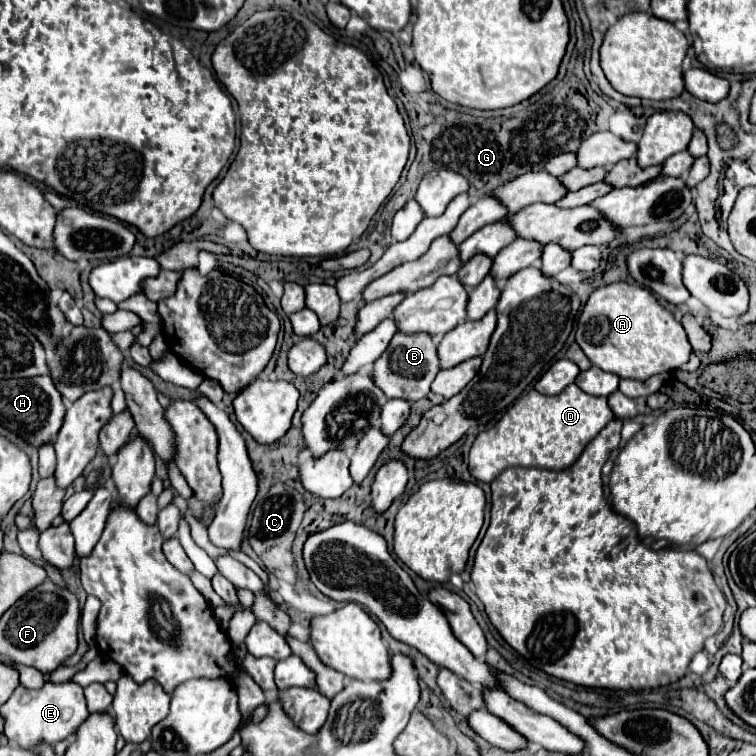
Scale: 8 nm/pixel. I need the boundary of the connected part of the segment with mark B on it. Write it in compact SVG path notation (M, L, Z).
M396 332L390 340L390 346L384 350L384 354L374 362L374 382L378 388L384 390L388 398L404 398L408 402L416 402L424 398L430 392L430 384L436 378L440 370L440 358L438 348L432 334L418 332L418 334L402 334Z

